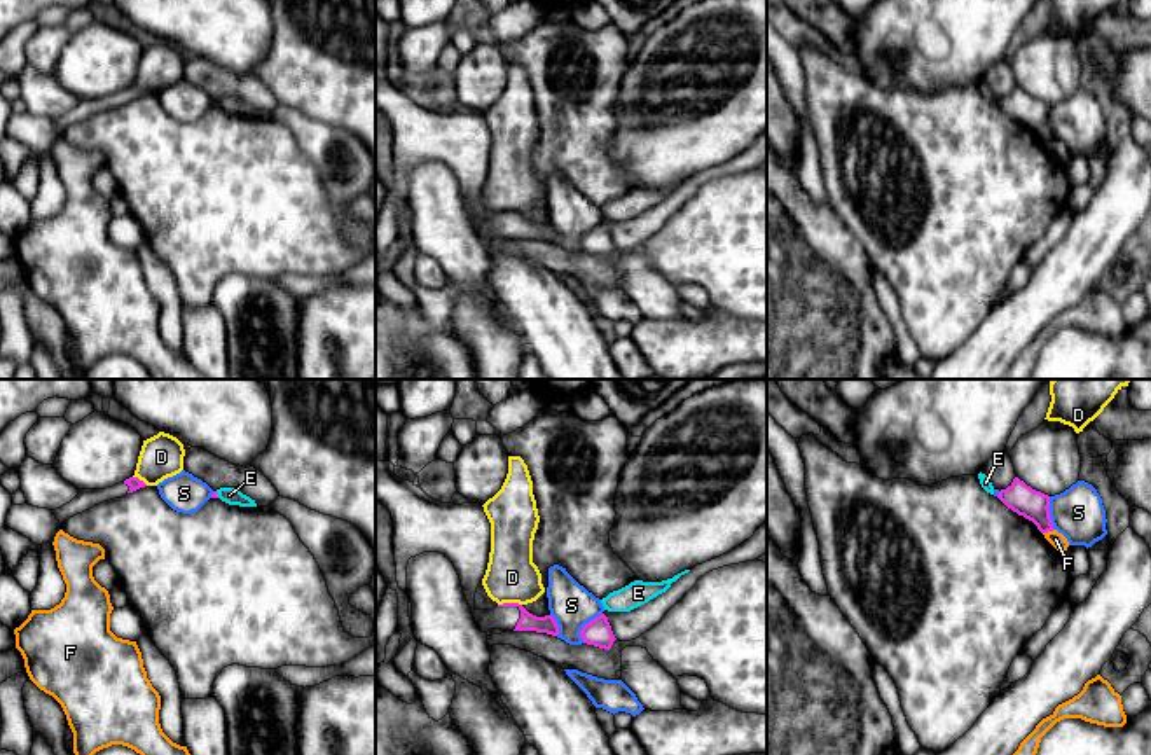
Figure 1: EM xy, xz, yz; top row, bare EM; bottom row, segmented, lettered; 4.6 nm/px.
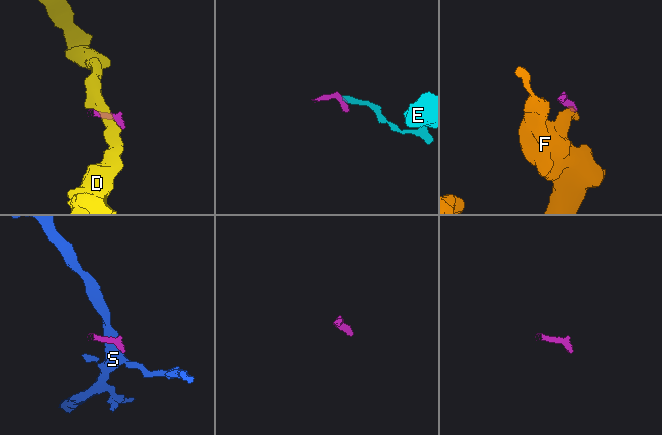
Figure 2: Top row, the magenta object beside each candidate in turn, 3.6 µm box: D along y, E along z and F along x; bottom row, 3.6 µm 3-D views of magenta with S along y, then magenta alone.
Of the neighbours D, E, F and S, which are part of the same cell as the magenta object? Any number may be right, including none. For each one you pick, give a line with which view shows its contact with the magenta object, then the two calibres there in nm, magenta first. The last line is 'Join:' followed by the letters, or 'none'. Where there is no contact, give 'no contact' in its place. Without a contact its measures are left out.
Join: none

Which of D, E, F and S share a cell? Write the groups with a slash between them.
D / E / F / S

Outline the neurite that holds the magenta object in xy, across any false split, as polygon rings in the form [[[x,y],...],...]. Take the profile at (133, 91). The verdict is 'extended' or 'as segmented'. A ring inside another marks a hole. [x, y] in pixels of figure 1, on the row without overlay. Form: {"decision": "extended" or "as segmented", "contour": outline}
{"decision": "extended", "contour": [[[129,86],[124,91],[115,93],[107,98],[80,98],[79,103],[70,112],[63,114],[61,117],[52,119],[52,122],[56,124],[56,128],[61,133],[59,138],[63,138],[63,131],[68,129],[70,126],[82,122],[103,110],[122,107],[128,101],[133,101],[145,94],[147,93],[143,89],[140,89],[138,86]]]}

